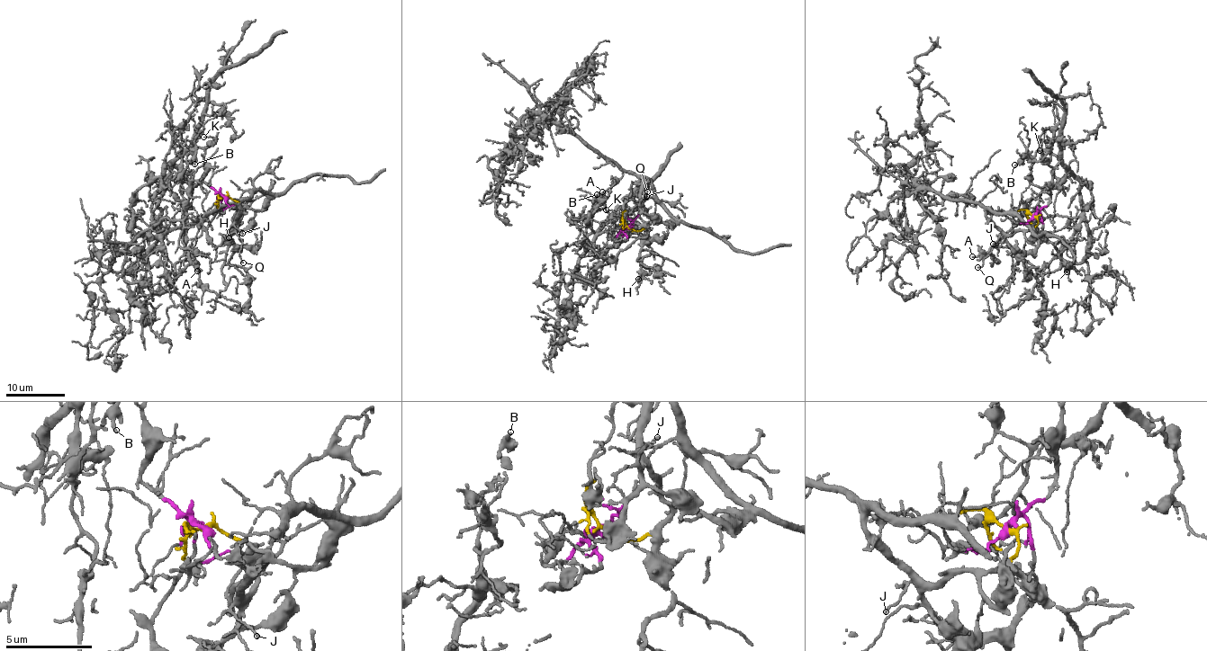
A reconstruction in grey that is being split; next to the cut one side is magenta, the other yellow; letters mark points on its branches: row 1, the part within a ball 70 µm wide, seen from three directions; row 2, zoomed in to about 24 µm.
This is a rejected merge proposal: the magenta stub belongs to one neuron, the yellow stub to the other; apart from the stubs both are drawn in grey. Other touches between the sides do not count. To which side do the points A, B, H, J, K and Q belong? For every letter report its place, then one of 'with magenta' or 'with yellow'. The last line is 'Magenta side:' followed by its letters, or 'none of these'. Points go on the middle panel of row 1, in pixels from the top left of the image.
A: place (602, 191); with magenta
B: place (597, 194); with magenta
H: place (638, 279); with yellow
J: place (646, 196); with yellow
K: place (606, 209); with magenta
Q: place (647, 191); with yellow
Magenta side: A, B, K

